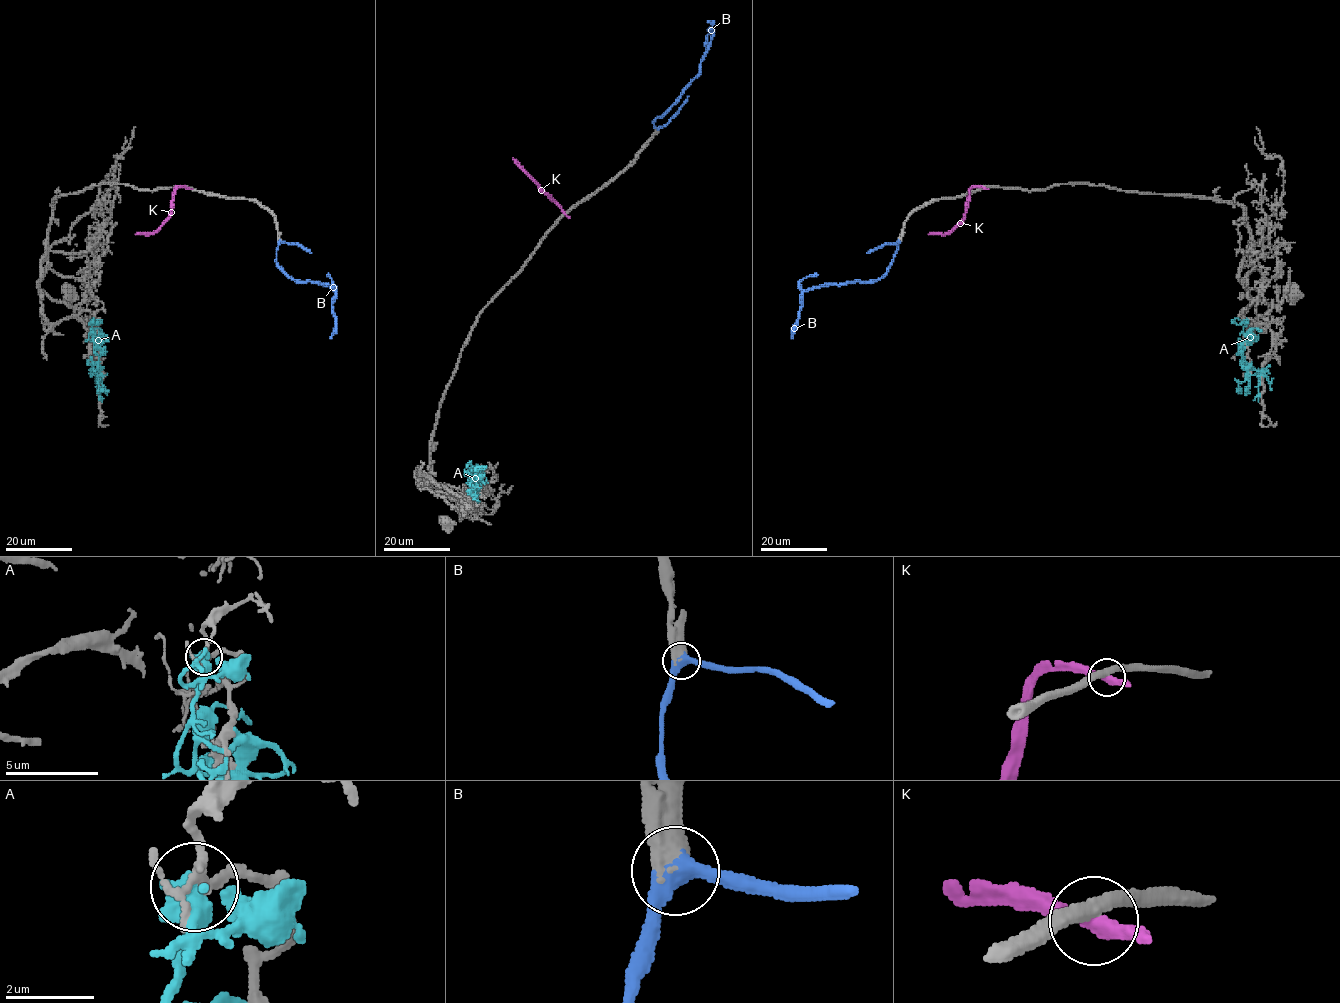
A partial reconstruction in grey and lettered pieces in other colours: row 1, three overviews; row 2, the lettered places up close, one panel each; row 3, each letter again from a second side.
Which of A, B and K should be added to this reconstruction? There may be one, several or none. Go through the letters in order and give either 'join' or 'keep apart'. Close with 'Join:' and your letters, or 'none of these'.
A: keep apart
B: join
K: keep apart
Join: B

